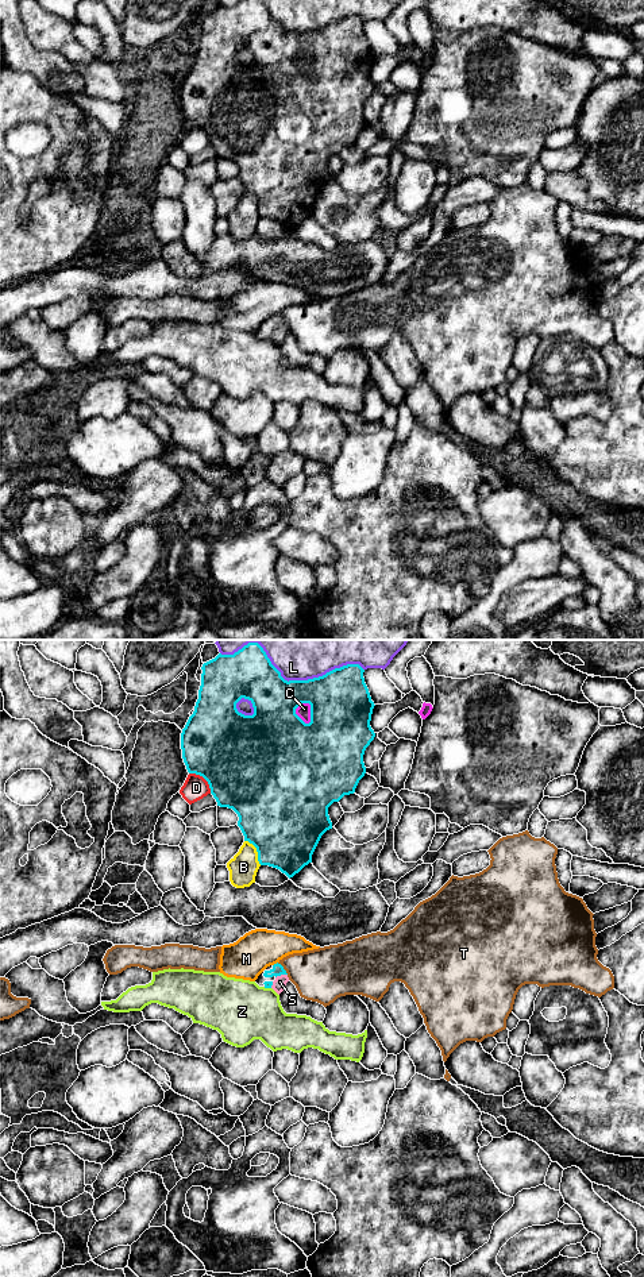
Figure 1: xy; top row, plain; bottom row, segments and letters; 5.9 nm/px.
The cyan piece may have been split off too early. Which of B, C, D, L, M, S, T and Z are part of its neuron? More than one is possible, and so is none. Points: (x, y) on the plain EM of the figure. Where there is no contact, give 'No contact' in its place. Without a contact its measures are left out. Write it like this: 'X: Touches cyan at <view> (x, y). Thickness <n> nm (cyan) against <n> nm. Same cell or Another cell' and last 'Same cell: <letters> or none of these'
B: Touches cyan at xy (257, 203). Thickness 480 nm (cyan) against 170 nm. Another cell
C: Touches cyan at xy (311, 62). Thickness 400 nm (cyan) against 80 nm. Another cell
D: Touches cyan at xy (204, 130). Thickness 500 nm (cyan) against 150 nm. Another cell
L: Touches cyan at xy (309, 31). Thickness 360 nm (cyan) against 190 nm. Another cell
M: Touches cyan at xy (274, 316). Thickness 70 nm (cyan) against 240 nm. Another cell
S: Touches cyan at xy (281, 325). Thickness 70 nm (cyan) against 70 nm. Same cell
T: Touches cyan at xy (282, 320). Thickness 70 nm (cyan) against 320 nm. Another cell
Z: Touches cyan at xy (267, 339). Thickness 50 nm (cyan) against 360 nm. Another cell
Same cell: S

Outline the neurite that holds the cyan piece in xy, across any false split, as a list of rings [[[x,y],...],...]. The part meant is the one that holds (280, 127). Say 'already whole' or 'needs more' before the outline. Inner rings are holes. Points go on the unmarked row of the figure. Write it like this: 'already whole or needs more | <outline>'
already whole | [[[242,0],[234,7],[219,5],[215,11],[207,13],[201,19],[201,38],[198,42],[198,51],[193,66],[189,69],[181,85],[182,111],[189,126],[203,128],[211,140],[211,146],[220,159],[232,161],[238,169],[238,178],[240,180],[244,193],[248,193],[257,200],[258,213],[261,217],[269,217],[279,221],[289,231],[298,225],[305,217],[312,215],[312,207],[321,190],[321,188],[332,181],[332,174],[328,167],[328,159],[333,154],[339,154],[344,147],[355,144],[359,132],[366,126],[363,107],[366,100],[374,92],[375,85],[370,78],[374,54],[371,53],[369,40],[365,35],[365,22],[359,16],[347,16],[335,20],[323,28],[308,32],[285,32],[281,24],[271,16],[263,0]],[[242,51],[248,51],[252,55],[254,66],[244,67],[238,63],[236,55]],[[301,55],[311,57],[311,74],[305,76],[297,66],[296,61]]]

